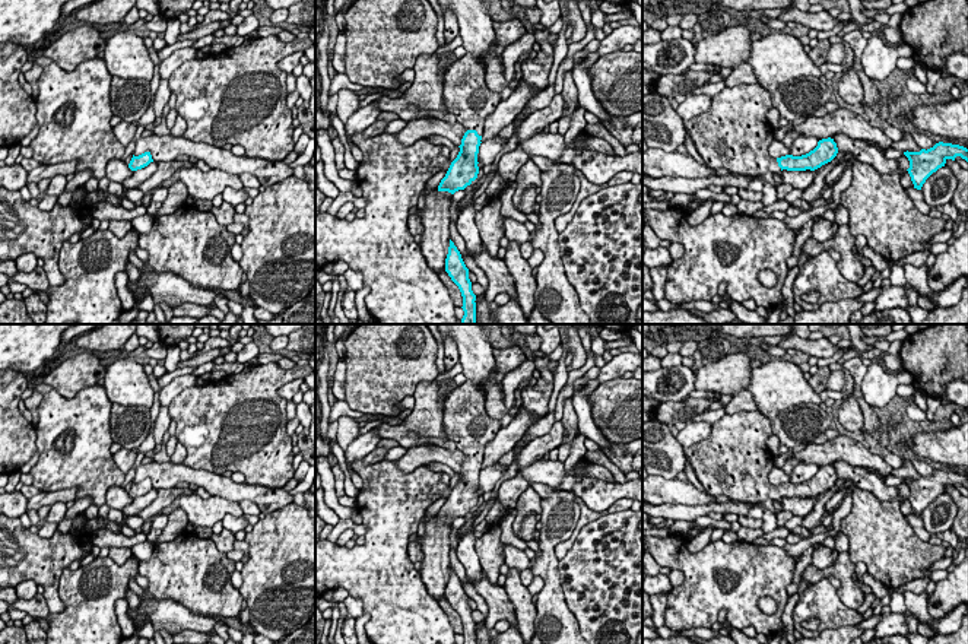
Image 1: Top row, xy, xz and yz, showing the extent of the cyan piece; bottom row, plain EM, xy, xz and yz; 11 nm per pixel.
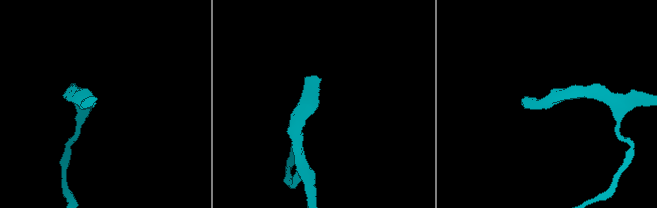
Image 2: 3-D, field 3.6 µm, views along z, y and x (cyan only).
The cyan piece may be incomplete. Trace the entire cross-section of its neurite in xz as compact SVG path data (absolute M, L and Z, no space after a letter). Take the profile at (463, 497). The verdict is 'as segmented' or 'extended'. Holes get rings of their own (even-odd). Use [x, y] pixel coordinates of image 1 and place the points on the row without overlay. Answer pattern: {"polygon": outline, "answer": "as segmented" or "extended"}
{"polygon": "M470 380L456 386L448 393L444 406L444 432L450 441L456 442L457 450L467 456L457 485L438 513L438 518L454 521L477 505L477 480L485 447L501 429L501 422L488 415L485 391L473 386Z", "answer": "extended"}

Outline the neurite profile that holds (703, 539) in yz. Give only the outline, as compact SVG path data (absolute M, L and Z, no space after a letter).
M705 527L698 536L689 540L688 549L695 553L702 551L711 540L712 530Z

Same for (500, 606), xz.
M483 571L482 577L473 583L473 587L488 605L488 616L485 619L488 629L504 619L510 626L517 628L515 610L504 587L492 584Z

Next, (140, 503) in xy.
M150 489L147 494L133 498L121 511L124 517L139 515L147 505L150 505L158 497L158 489Z

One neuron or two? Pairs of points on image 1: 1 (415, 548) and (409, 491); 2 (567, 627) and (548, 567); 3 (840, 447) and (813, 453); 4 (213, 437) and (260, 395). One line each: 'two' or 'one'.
1: two
2: one
3: one
4: one

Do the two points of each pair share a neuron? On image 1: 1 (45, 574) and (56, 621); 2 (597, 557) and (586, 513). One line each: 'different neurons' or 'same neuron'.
1: different neurons
2: different neurons

